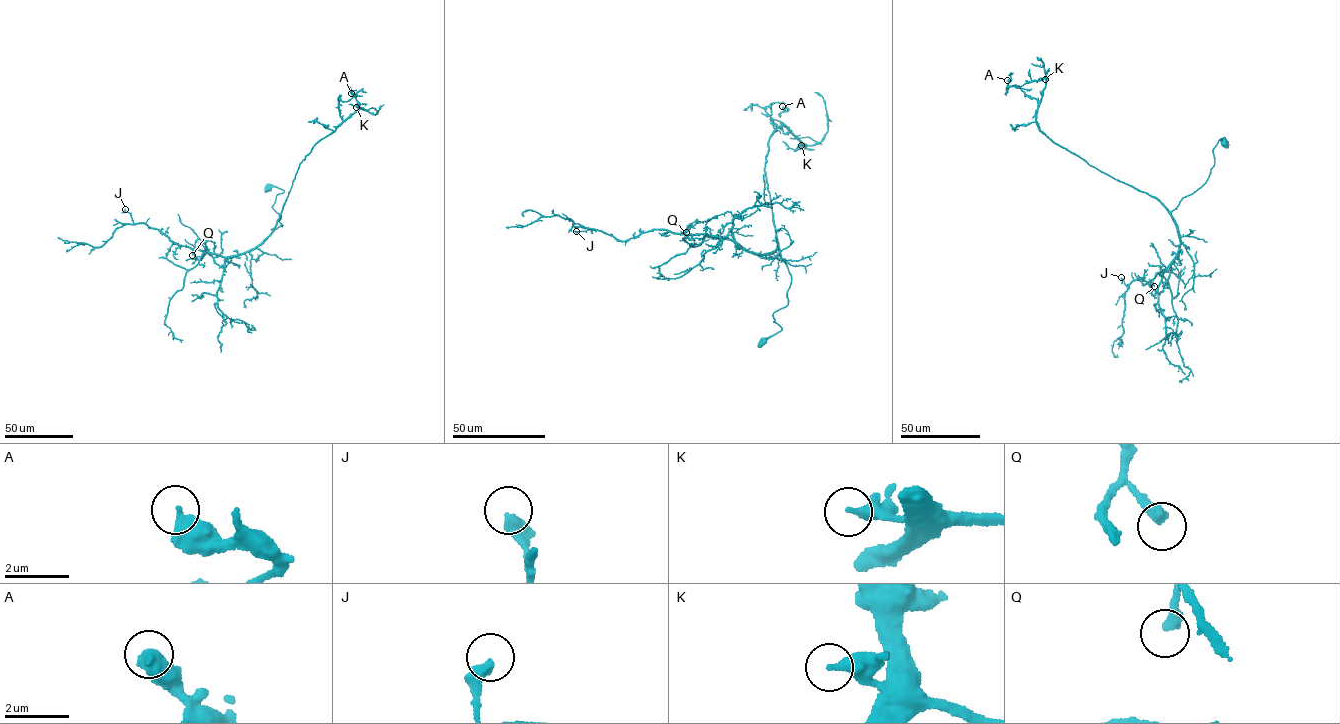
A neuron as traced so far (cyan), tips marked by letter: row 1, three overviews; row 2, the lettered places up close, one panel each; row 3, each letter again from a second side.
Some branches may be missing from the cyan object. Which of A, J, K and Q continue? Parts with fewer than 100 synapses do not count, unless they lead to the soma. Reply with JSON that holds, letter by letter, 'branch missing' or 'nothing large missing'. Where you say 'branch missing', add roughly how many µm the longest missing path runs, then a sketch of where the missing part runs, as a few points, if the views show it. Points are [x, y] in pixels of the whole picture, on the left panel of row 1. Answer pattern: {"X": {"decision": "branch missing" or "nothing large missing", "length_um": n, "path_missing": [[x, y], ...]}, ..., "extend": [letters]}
{"A": {"decision": "nothing large missing"}, "J": {"decision": "nothing large missing"}, "K": {"decision": "nothing large missing"}, "Q": {"decision": "nothing large missing"}, "extend": []}

